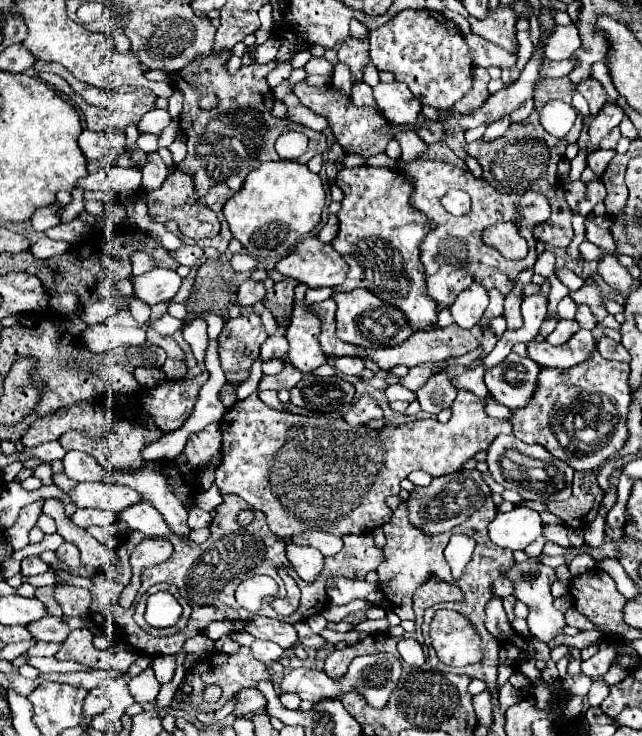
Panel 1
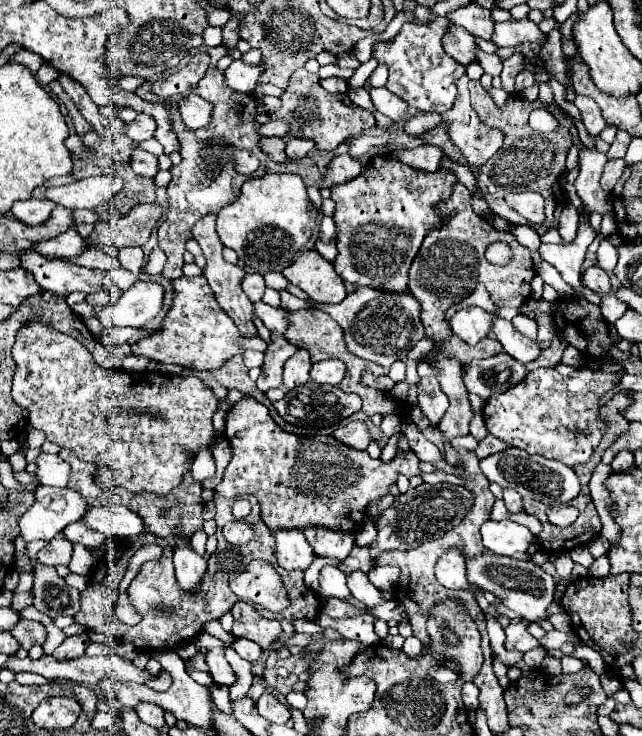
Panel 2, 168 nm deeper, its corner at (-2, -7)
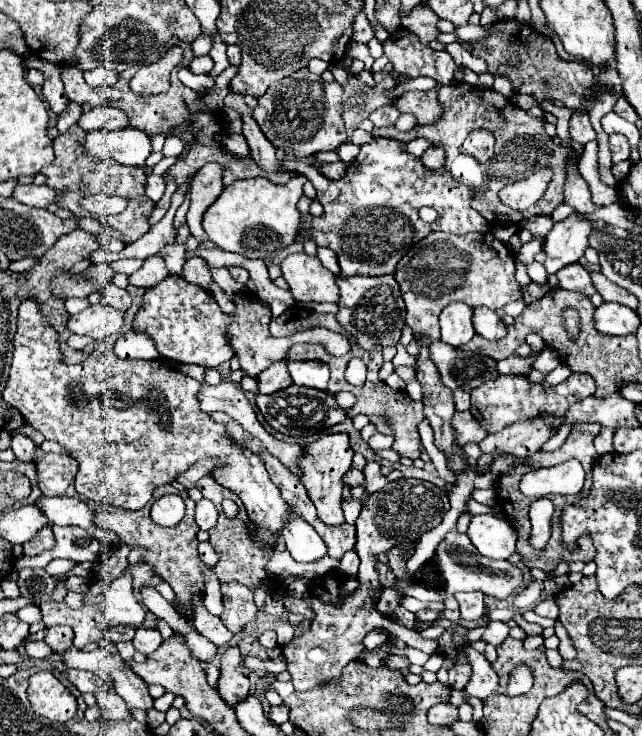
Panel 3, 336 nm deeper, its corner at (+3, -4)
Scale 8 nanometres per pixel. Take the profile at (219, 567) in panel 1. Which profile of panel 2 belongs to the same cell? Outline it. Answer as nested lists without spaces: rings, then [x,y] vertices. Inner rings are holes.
[[[215,495],[213,503],[217,507],[217,539],[219,539],[219,545],[217,545],[217,551],[207,559],[207,571],[199,583],[199,593],[187,593],[179,587],[177,579],[175,579],[175,569],[171,565],[171,547],[163,547],[163,557],[159,561],[149,561],[141,567],[139,575],[133,579],[131,583],[131,597],[133,597],[133,605],[135,609],[139,611],[139,615],[143,617],[141,623],[137,623],[135,627],[127,627],[123,625],[123,633],[121,633],[121,641],[129,641],[133,643],[139,651],[163,651],[163,649],[173,649],[189,639],[193,639],[199,631],[203,631],[203,625],[205,621],[213,621],[213,619],[219,619],[221,615],[225,615],[227,611],[231,611],[231,607],[239,601],[239,597],[233,595],[233,591],[229,589],[229,579],[235,577],[237,573],[241,573],[251,561],[255,559],[267,559],[275,569],[277,565],[275,563],[275,537],[273,537],[273,531],[267,529],[267,525],[257,519],[259,517],[259,503],[255,497],[245,497],[249,503],[251,503],[251,513],[247,515],[247,521],[253,523],[255,527],[255,537],[247,543],[247,545],[241,545],[241,547],[235,547],[235,545],[229,545],[221,533],[225,521],[233,521],[233,503],[231,499],[225,499],[225,497],[219,497]],[[157,605],[169,605],[173,609],[171,615],[161,615],[159,611],[155,611]]]

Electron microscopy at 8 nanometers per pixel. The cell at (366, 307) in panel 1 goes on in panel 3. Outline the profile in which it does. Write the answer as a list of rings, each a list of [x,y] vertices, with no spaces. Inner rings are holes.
[[[382,274],[382,276],[350,276],[350,278],[336,278],[336,284],[340,288],[340,302],[338,302],[338,322],[346,328],[346,332],[356,338],[356,344],[364,350],[374,348],[376,344],[380,346],[394,346],[402,334],[404,322],[406,322],[406,308],[402,302],[402,294],[400,294],[400,286],[394,280],[394,276],[390,274]]]

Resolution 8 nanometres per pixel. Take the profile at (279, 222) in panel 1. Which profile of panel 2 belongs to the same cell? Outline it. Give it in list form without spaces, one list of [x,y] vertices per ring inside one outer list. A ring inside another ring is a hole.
[[[271,173],[243,183],[239,199],[217,213],[217,233],[225,247],[237,251],[245,267],[265,275],[269,271],[283,271],[295,261],[299,249],[317,227],[317,219],[319,213],[301,177],[293,173]]]

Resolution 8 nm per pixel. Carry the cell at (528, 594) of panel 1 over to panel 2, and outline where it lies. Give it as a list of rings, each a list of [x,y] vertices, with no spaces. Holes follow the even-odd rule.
[[[485,553],[483,557],[475,557],[467,561],[467,579],[481,587],[483,591],[493,593],[505,607],[515,611],[523,621],[539,625],[541,621],[549,621],[549,605],[553,603],[555,593],[555,579],[545,573],[543,569],[537,569],[537,565],[529,561],[517,561],[513,557],[501,557],[493,553]]]

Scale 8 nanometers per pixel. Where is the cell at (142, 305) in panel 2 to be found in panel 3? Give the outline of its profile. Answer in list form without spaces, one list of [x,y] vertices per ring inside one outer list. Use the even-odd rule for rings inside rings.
[[[96,304],[88,306],[84,312],[70,314],[66,328],[72,334],[102,340],[116,334],[122,328],[122,324],[124,324],[124,312],[118,312],[106,304]]]

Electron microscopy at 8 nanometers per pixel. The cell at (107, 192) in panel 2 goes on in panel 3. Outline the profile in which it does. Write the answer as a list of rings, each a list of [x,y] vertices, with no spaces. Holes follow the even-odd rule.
[[[16,184],[14,192],[12,192],[12,198],[16,202],[22,202],[22,204],[34,206],[34,208],[46,208],[48,204],[52,204],[56,200],[56,196],[58,196],[56,190],[50,190],[48,186],[36,186],[36,184],[28,184],[28,186]]]

